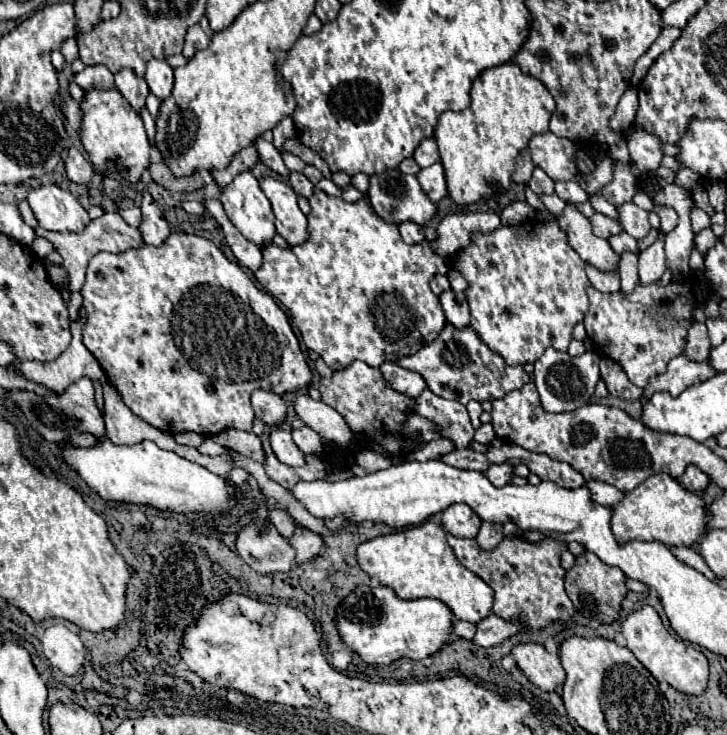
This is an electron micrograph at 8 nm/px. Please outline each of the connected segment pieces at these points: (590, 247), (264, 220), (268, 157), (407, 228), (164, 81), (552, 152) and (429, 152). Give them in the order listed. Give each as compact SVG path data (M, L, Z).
M567 203L563 213L557 215L557 223L561 225L561 231L565 231L569 245L581 255L583 261L603 271L617 269L619 255L613 253L605 239L593 235L589 219L583 217L573 203Z
M251 171L239 173L221 193L221 203L233 225L259 247L275 235L269 199Z
M259 137L255 143L257 143L257 151L259 151L261 161L263 161L267 167L271 167L273 171L277 171L281 177L289 177L291 171L285 167L285 163L283 163L283 159L281 159L281 153L275 149L275 145L273 145L273 143L267 143L263 137Z
M413 221L399 223L399 231L401 231L401 237L403 237L403 241L407 245L415 245L415 243L425 241L425 227L423 225L417 225Z
M153 59L147 65L145 81L153 95L157 95L161 101L167 99L173 91L173 69L165 59Z
M547 131L535 135L529 141L529 153L537 167L541 167L553 181L573 181L577 167L573 163L573 153L579 149L577 143L557 137Z
M425 139L413 153L413 159L417 161L419 167L429 167L433 163L439 161L439 153L437 153L437 143L431 139Z

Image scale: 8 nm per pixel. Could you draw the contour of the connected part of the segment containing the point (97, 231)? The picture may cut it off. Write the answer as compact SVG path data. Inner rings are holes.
M105 213L103 217L99 219L93 219L83 233L57 233L53 231L45 231L45 229L35 229L35 233L39 237L45 237L53 243L57 252L61 255L63 259L63 267L67 271L67 279L61 283L63 289L69 289L69 291L79 291L85 283L85 265L87 261L99 253L99 251L107 251L107 253L123 253L131 247L141 247L145 241L141 237L141 231L139 227L131 227L125 223L125 219L119 215L119 213Z

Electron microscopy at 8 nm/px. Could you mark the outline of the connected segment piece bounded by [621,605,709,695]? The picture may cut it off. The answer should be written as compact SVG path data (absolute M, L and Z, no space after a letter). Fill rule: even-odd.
M645 605L639 611L633 611L625 617L621 623L621 633L627 641L627 649L639 659L639 663L661 683L667 681L673 689L687 693L687 695L701 695L707 687L709 667L705 655L695 649L691 643L681 641L679 637L673 637L661 623L657 611L649 605Z

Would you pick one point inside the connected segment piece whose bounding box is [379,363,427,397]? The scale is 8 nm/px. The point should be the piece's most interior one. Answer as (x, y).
(412, 384)

